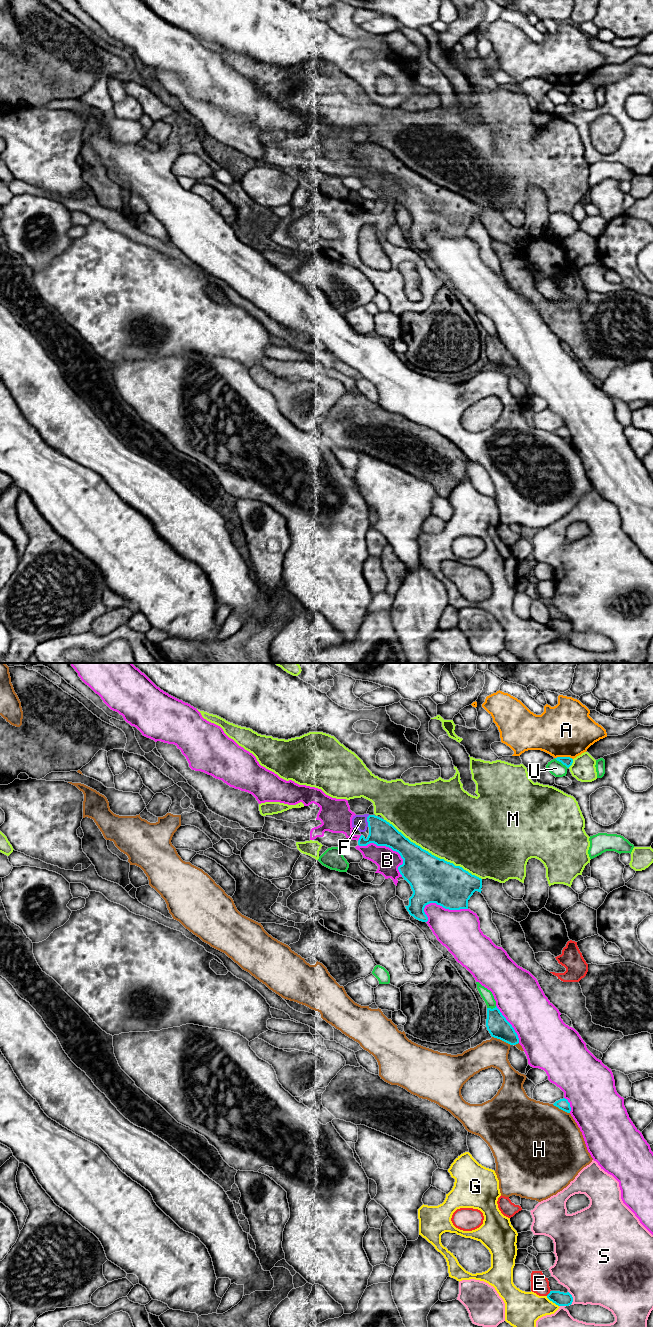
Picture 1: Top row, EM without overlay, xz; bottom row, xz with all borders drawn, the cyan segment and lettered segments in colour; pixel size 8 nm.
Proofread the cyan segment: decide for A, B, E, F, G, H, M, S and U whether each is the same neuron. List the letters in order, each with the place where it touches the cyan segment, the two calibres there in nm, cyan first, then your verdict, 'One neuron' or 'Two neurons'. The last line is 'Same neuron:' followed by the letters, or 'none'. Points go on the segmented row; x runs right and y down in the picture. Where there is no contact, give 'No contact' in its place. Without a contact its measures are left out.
A: Touches cyan at xz (564, 757). Thickness 80 nm (cyan) against 440 nm. Two neurons
B: Touches cyan at xz (390, 847). Thickness 240 nm (cyan) against 190 nm. Two neurons
E: Touches cyan at xz (549, 1293). Thickness 110 nm (cyan) against 140 nm. Two neurons
F: Touches cyan at xz (367, 821). Thickness 200 nm (cyan) against 110 nm. One neuron
G: Touches cyan at xz (552, 1301). Thickness 110 nm (cyan) against 280 nm. Two neurons
H: Touches cyan at xz (501, 1039). Thickness 170 nm (cyan) against 220 nm. Two neurons
M: Touches cyan at xz (432, 855). Thickness 360 nm (cyan) against 480 nm. Two neurons
S: Touches cyan at xz (572, 1298). Thickness 110 nm (cyan) against 460 nm. Two neurons
U: Touches cyan at xz (561, 762). Thickness 80 nm (cyan) against 120 nm. Two neurons
Same neuron: F

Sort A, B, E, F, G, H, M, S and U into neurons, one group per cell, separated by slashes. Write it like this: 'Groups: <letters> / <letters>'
Groups: A / B / E / F / G / H / M / S / U

